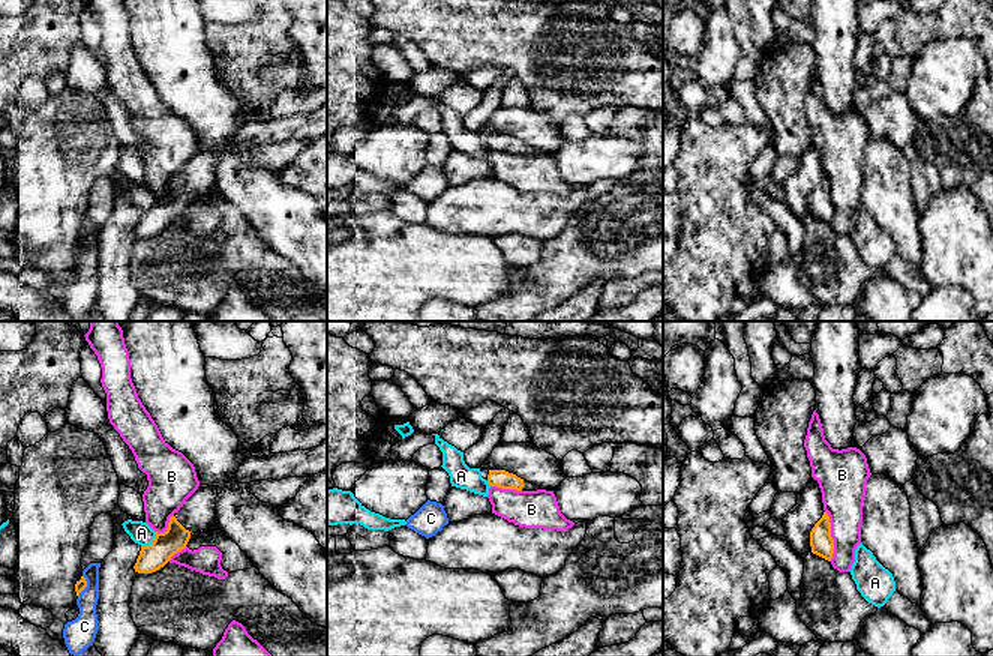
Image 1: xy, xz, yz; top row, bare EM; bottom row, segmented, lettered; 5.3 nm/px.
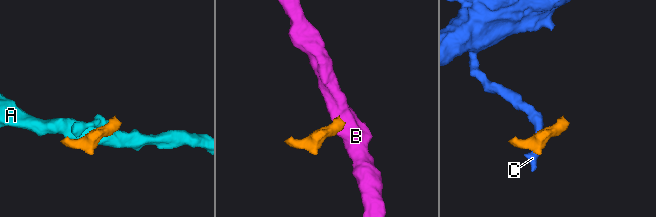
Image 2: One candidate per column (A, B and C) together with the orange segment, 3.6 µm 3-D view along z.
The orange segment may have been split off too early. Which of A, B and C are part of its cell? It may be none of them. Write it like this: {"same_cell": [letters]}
{"same_cell": []}

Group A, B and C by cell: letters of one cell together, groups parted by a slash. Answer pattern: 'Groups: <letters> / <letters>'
Groups: A / B / C

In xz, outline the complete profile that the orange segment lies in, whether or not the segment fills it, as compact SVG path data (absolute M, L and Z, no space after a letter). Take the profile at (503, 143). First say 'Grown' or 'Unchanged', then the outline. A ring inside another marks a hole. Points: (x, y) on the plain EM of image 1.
Grown. M489 134L488 147L489 147L489 150L498 150L502 153L516 153L516 155L542 153L540 150L532 149L532 147L530 147L530 146L518 141L513 137L506 135L506 134Z

